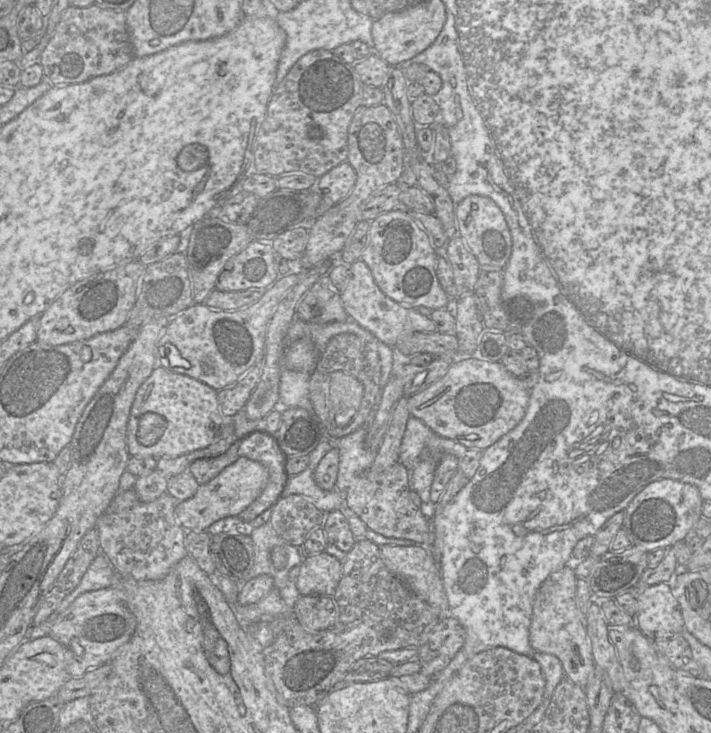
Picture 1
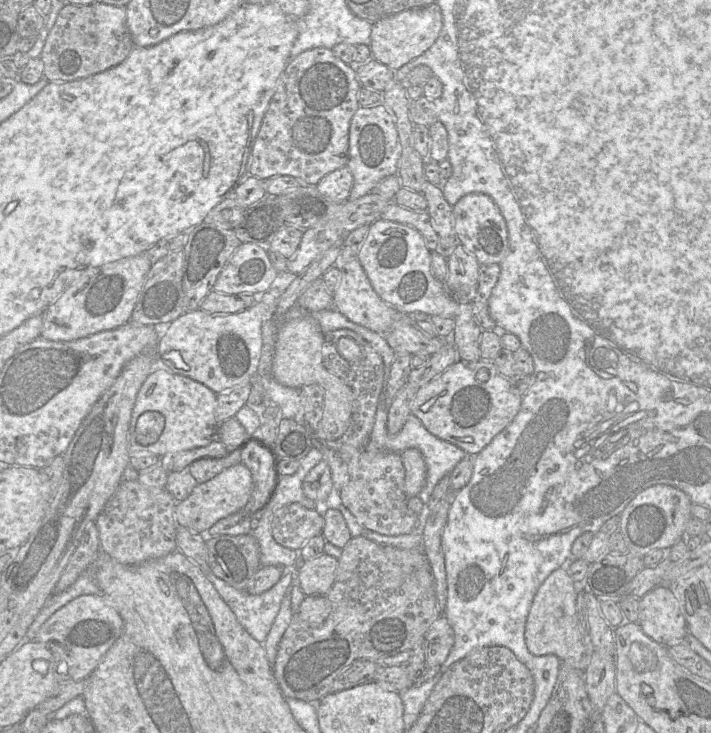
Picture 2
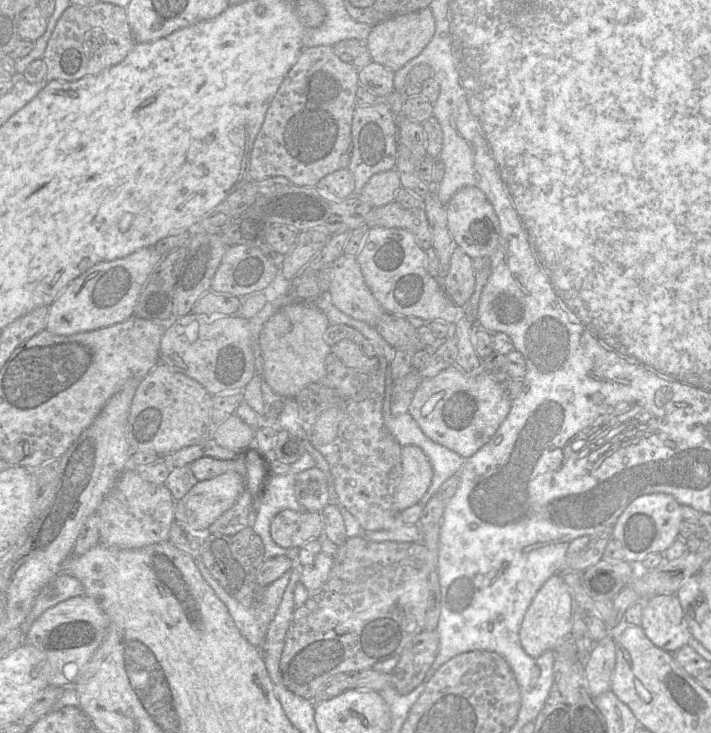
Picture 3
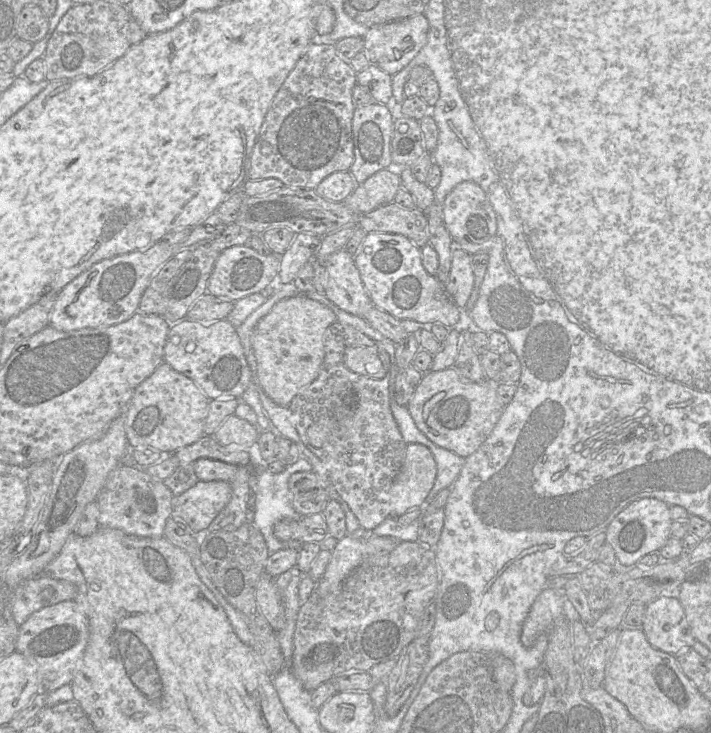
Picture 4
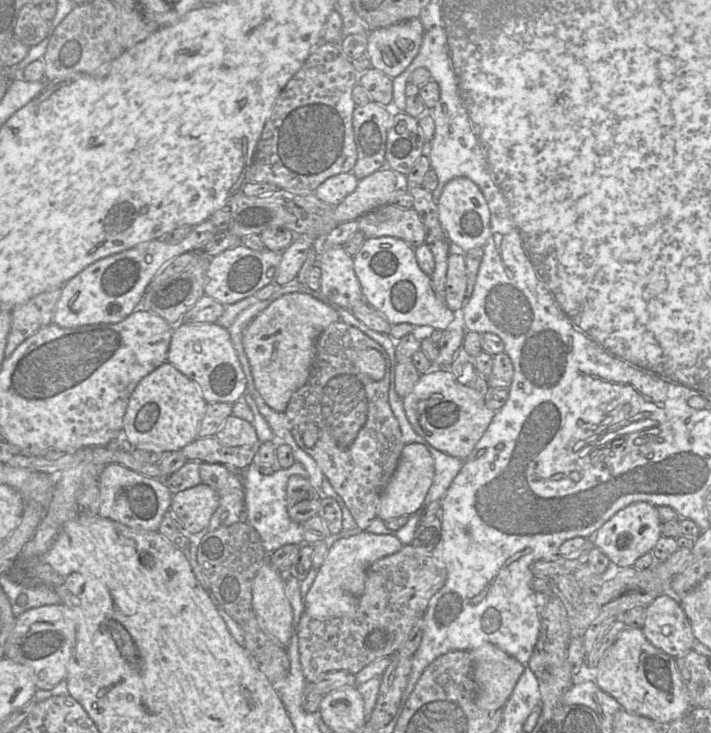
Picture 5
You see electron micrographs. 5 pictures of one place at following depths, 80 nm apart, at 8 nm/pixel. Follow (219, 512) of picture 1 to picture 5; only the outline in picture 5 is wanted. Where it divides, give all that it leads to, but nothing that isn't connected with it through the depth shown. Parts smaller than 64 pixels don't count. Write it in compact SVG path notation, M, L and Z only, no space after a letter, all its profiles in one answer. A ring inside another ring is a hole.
M200 483L174 494L170 511L180 530L185 534L196 534L208 528L218 504L217 493L208 485Z

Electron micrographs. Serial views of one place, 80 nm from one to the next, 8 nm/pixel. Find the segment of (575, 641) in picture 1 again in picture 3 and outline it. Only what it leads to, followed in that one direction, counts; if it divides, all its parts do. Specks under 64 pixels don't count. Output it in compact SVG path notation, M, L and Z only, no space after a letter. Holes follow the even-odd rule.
M559 573L552 575L540 587L529 605L519 632L523 650L531 657L539 657L547 650L554 650L566 637L571 636L573 597L570 587Z

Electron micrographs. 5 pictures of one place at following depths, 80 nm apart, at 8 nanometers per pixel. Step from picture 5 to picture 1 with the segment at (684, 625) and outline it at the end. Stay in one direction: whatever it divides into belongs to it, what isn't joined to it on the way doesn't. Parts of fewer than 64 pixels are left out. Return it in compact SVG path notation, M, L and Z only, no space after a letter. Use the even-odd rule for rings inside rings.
M659 583L637 593L635 625L652 641L682 633L684 619L672 583Z

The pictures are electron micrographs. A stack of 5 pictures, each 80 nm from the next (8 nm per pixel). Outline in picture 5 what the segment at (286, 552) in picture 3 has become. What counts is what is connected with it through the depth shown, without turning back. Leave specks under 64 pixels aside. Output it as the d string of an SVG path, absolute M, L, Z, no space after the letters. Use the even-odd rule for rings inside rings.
M295 462L289 468L280 468L271 475L263 475L258 470L259 465L251 463L245 470L241 470L244 486L245 509L247 523L259 533L262 545L267 554L287 544L301 546L304 542L304 529L302 524L290 519L287 511L286 488L288 479L292 475L299 475L309 479L309 474L300 462Z

